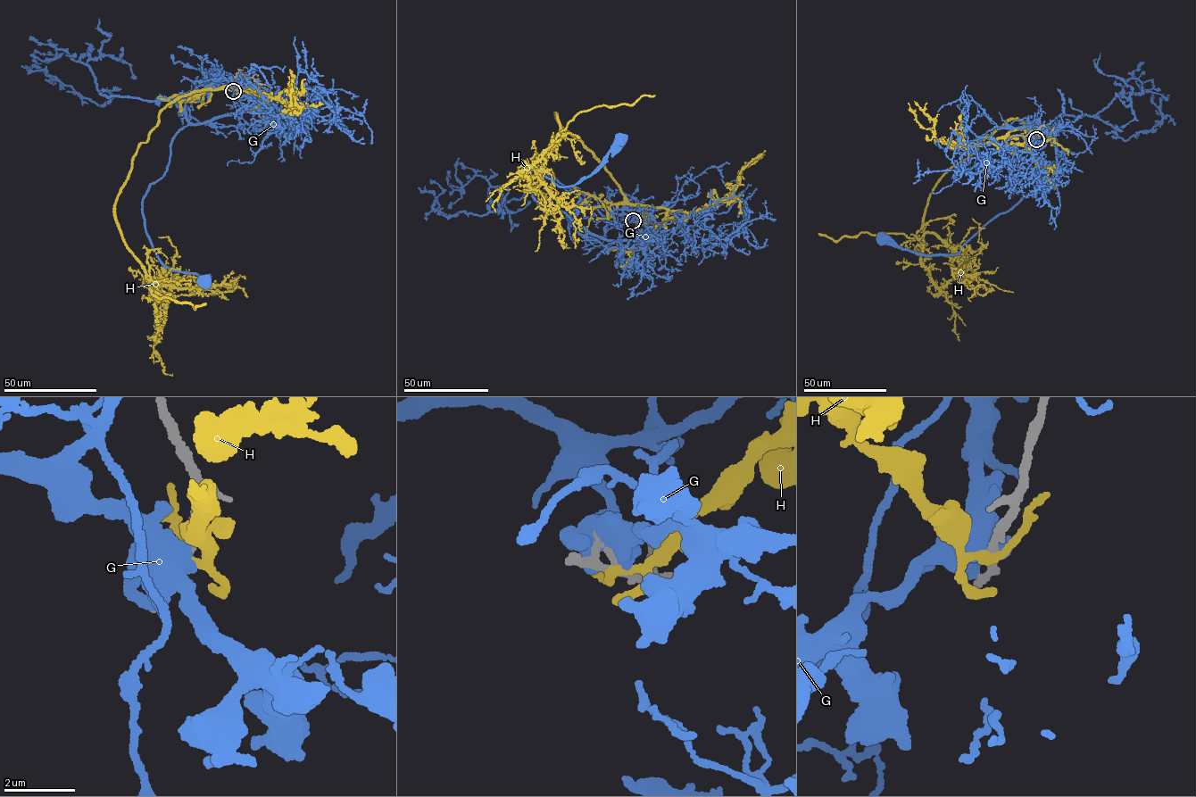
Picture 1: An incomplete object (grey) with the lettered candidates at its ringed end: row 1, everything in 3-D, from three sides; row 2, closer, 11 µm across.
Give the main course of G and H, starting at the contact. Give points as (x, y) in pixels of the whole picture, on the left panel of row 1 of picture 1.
G: (234, 90), (193, 90), (187, 124), (141, 205), (163, 265), (205, 280)
H: (235, 89), (192, 93), (162, 109), (114, 207), (145, 277), (180, 288), (235, 288), (244, 278)

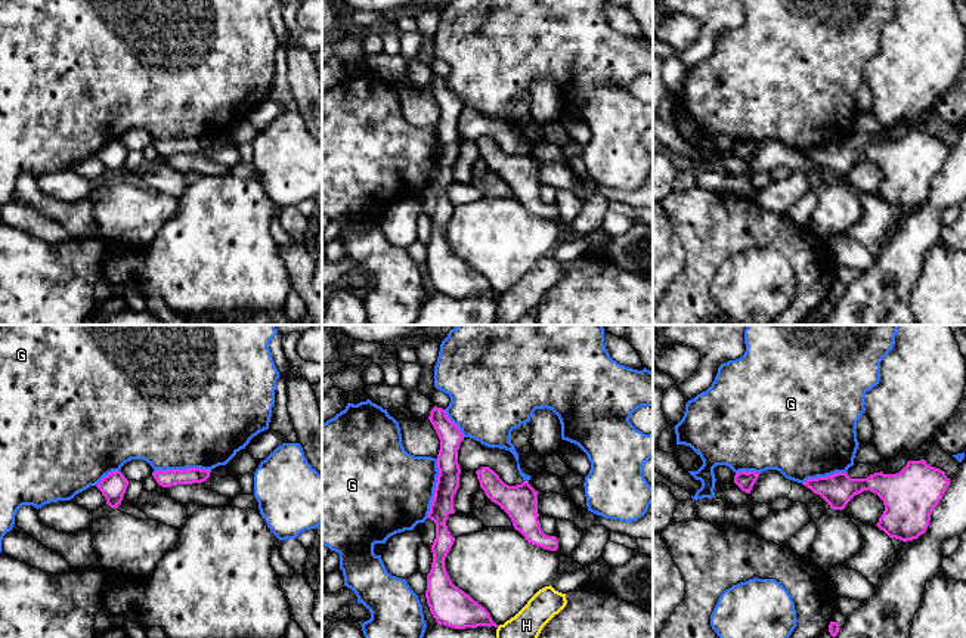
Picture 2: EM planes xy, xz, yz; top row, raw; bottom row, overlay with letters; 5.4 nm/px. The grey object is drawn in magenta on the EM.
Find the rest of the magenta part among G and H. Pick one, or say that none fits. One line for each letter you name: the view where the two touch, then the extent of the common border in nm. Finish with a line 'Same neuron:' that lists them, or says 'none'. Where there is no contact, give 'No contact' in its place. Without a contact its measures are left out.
Same neuron: none

